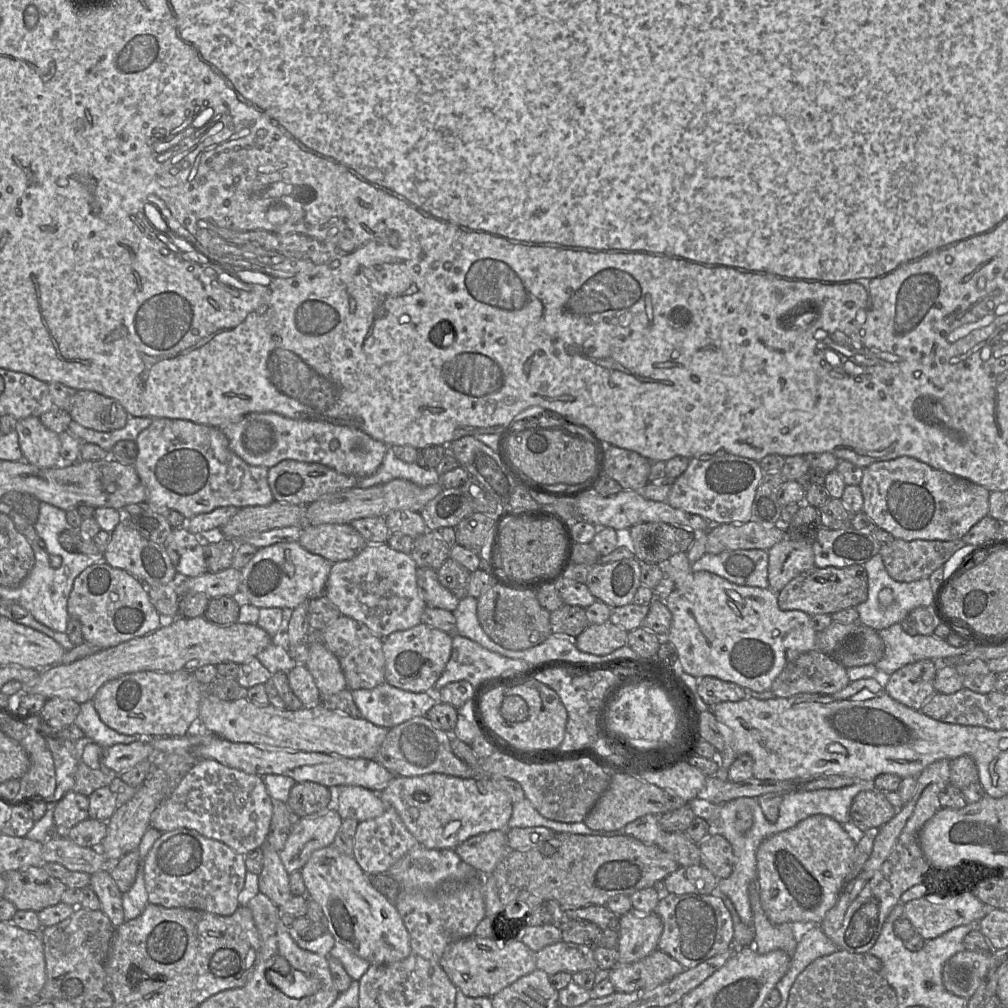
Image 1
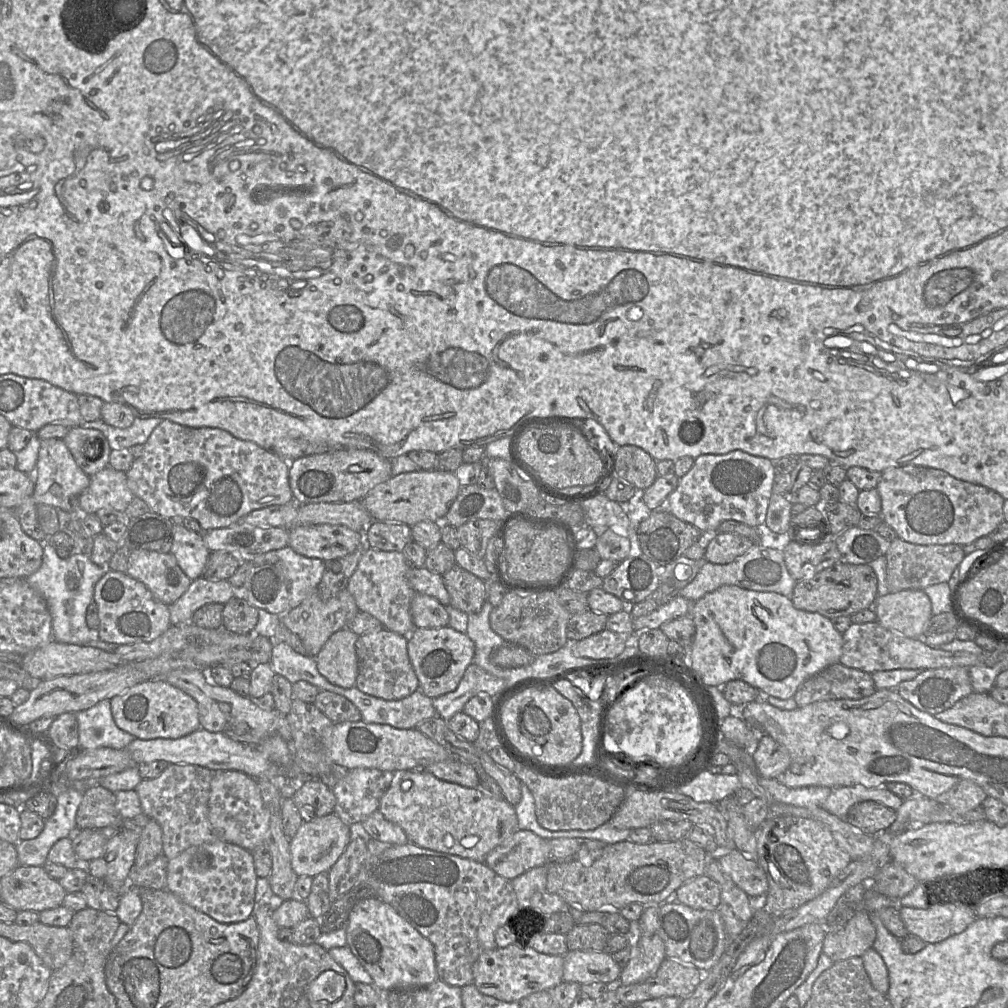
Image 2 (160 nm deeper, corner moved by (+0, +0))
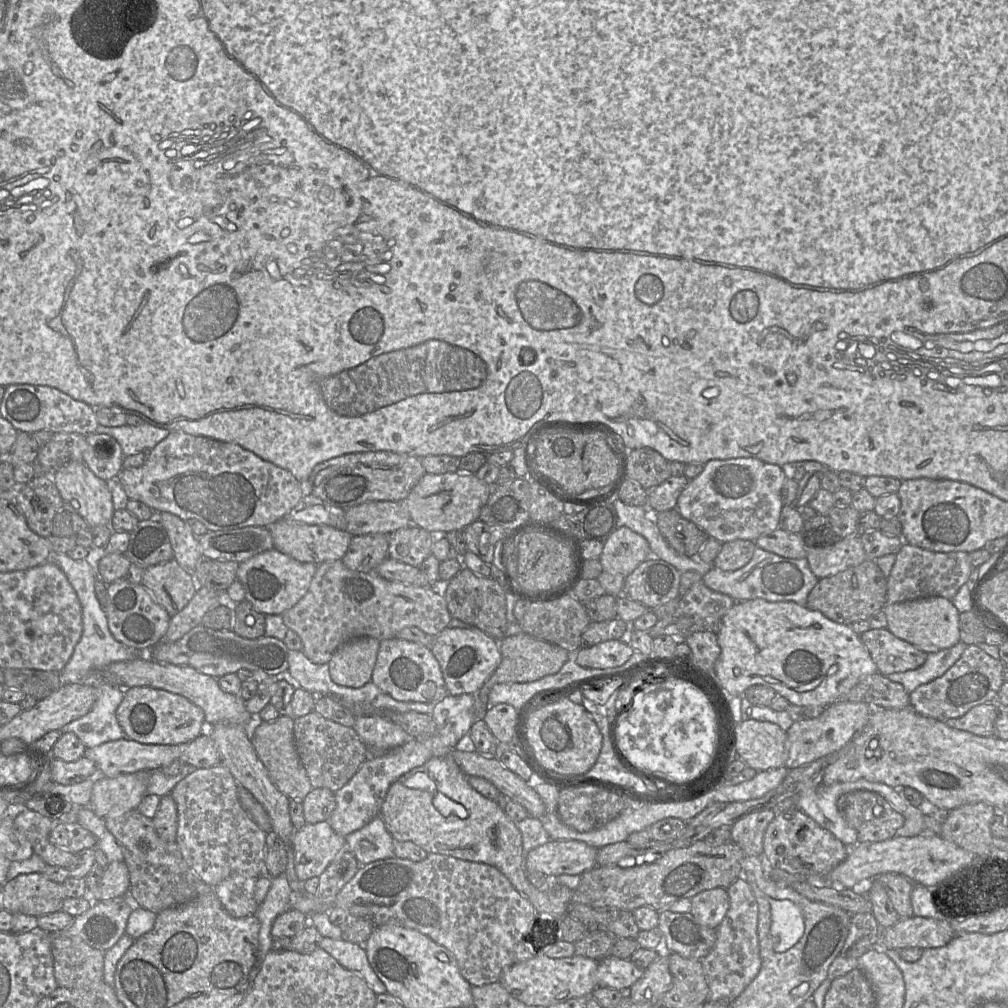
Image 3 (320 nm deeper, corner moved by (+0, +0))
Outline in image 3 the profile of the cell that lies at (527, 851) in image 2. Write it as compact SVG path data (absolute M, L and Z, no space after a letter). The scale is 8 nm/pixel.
M550 840L526 854L526 875L527 872L540 872L547 877L582 875L597 865L597 850L581 841Z

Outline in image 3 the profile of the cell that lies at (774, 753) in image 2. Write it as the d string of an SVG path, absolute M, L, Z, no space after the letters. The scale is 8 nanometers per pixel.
M836 701L815 716L802 717L786 730L788 758L784 767L798 768L842 749L867 724L871 706L864 702Z

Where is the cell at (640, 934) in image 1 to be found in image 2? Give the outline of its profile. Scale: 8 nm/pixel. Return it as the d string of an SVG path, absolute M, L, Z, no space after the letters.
M657 933L641 935L632 948L632 957L621 971L621 985L636 984L653 977L666 958L664 942Z

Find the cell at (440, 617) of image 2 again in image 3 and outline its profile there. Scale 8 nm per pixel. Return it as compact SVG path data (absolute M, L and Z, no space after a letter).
M342 560L319 564L307 593L281 616L285 625L302 640L304 654L317 664L328 664L333 653L349 640L361 637L373 637L380 641L392 639L406 627L417 627L427 634L436 636L448 627L452 618L442 589L438 586L419 587L389 581L374 572L351 570Z

